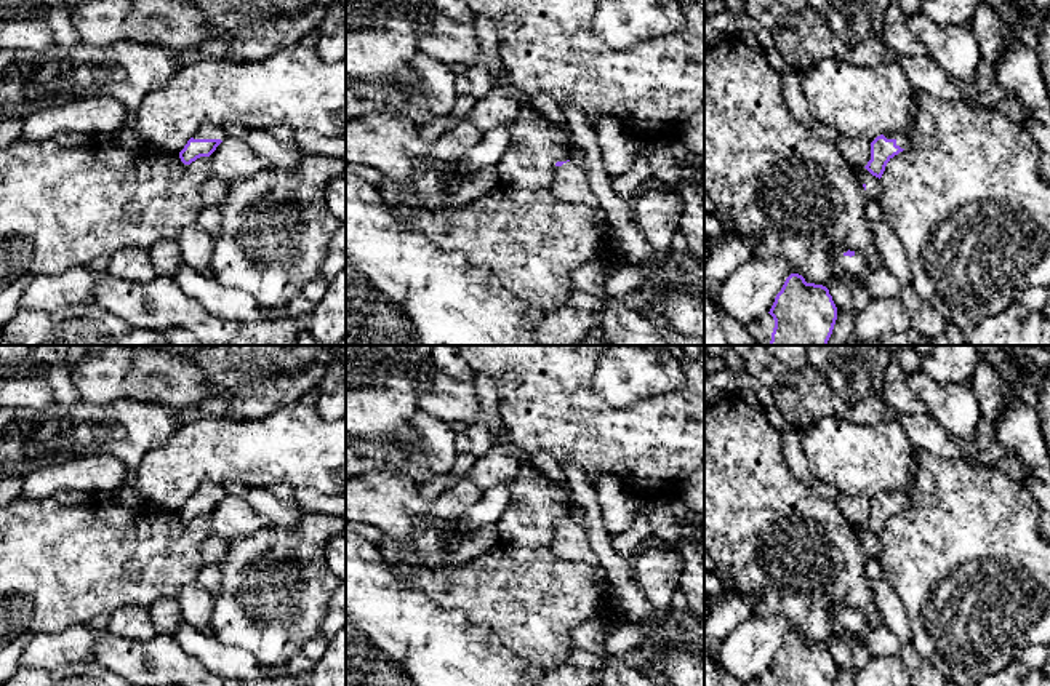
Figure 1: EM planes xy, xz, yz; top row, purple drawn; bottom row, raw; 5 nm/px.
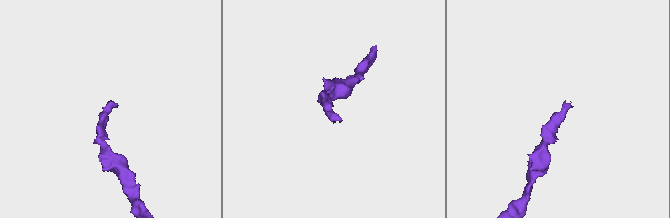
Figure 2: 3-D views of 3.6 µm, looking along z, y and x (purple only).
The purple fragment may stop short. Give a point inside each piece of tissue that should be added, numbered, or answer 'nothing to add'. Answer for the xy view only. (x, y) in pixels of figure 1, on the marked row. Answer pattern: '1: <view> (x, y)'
1: xy (205, 131)

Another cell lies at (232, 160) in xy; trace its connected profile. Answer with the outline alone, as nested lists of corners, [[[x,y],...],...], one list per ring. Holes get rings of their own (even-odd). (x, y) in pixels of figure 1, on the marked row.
[[[232,136],[222,139],[210,155],[210,162],[213,174],[227,184],[250,179],[261,171],[272,170],[272,165],[258,157],[245,141]]]

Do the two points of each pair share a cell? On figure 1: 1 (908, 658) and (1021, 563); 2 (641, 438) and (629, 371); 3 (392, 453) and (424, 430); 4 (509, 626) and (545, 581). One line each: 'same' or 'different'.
1: different
2: different
3: same
4: same

